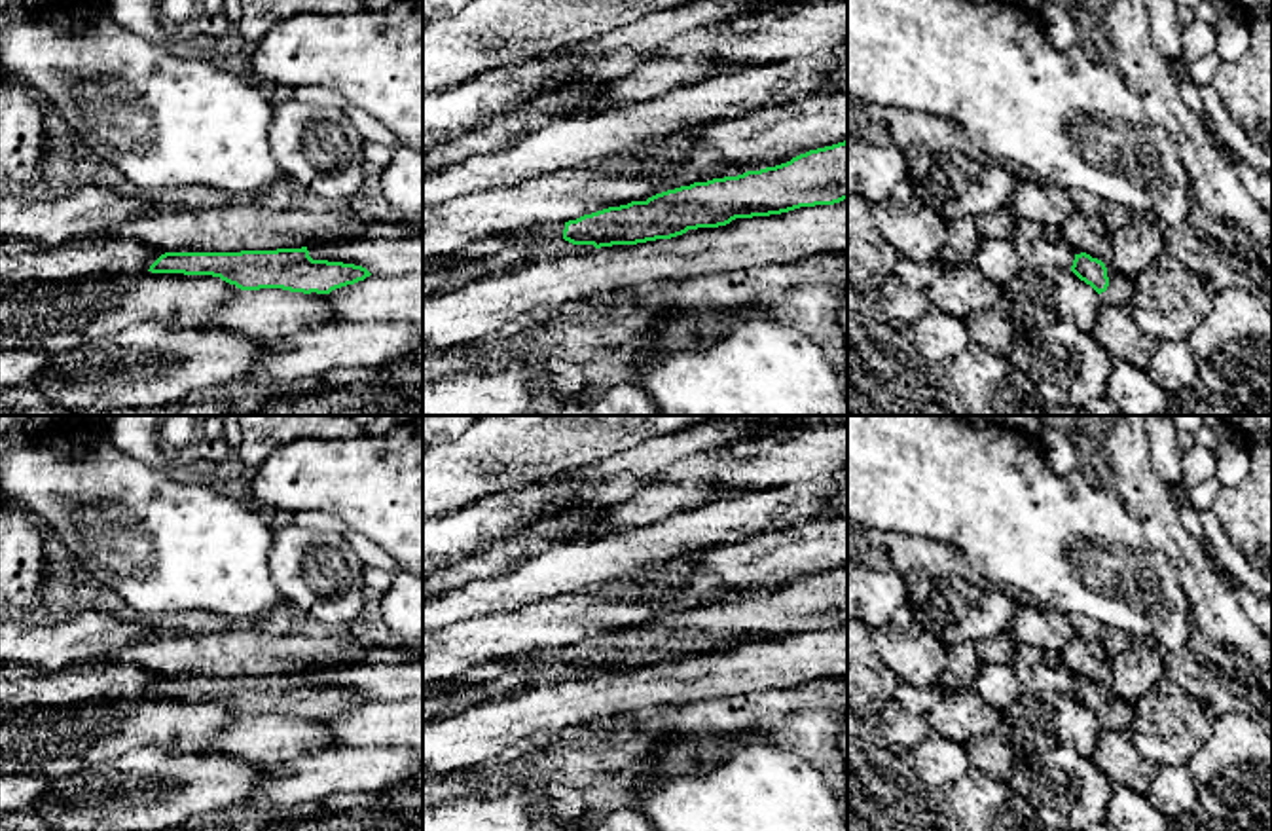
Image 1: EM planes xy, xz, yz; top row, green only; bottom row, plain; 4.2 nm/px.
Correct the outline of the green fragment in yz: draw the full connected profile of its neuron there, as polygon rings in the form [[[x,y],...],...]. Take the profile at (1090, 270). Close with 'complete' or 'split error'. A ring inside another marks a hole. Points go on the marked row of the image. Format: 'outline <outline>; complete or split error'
outline [[[1081,252],[1075,254],[1071,271],[1099,294],[1101,305],[1122,307],[1130,304],[1134,281],[1122,275],[1113,262],[1103,264]]]; split error

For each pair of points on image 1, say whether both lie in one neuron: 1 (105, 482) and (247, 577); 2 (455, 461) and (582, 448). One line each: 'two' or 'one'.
1: one
2: one

